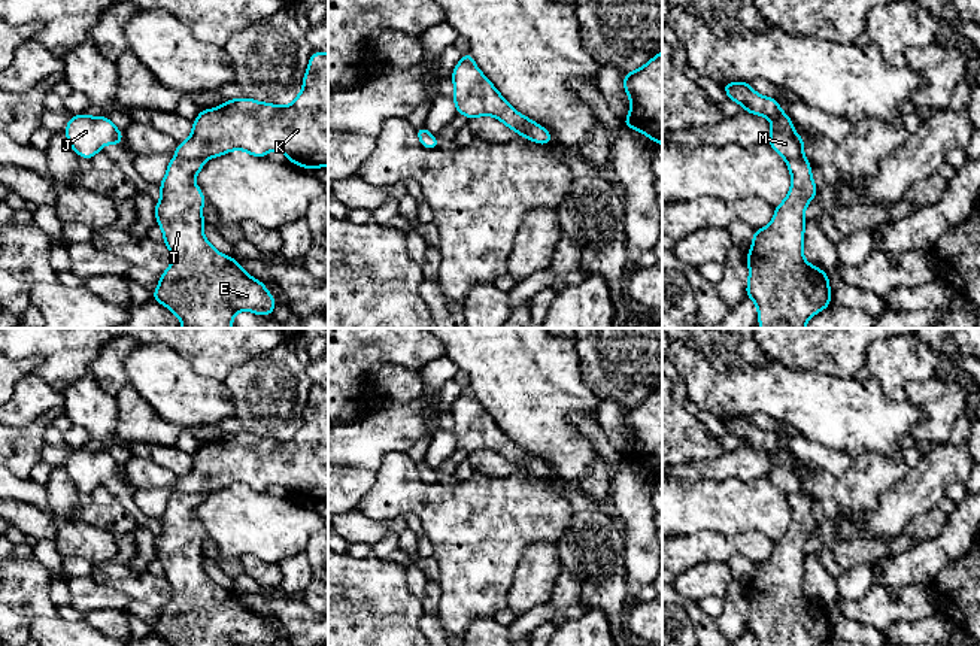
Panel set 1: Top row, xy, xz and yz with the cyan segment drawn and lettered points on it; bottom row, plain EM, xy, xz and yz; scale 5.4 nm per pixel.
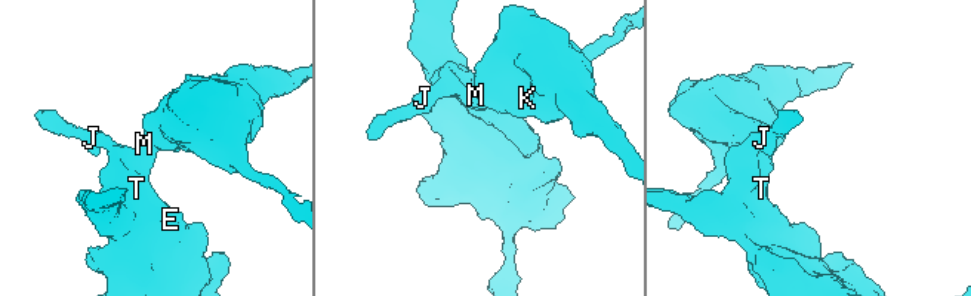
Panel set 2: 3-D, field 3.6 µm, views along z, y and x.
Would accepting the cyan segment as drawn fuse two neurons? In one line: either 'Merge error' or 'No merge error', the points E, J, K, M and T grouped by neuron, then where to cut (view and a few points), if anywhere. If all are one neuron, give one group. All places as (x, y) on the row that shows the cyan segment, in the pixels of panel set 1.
Merge error. Groups: E J T / K M. Split along xy (178, 154), (187, 158), (203, 160)

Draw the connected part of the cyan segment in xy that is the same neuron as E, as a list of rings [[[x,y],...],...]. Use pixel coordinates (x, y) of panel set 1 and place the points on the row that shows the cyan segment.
[[[175,155],[160,184],[161,200],[155,203],[155,216],[164,234],[163,243],[170,249],[172,266],[160,275],[151,298],[172,310],[182,321],[182,328],[231,328],[234,313],[240,310],[271,316],[277,301],[264,283],[249,276],[239,261],[218,252],[203,234],[206,198],[194,184],[203,166],[204,160]]]

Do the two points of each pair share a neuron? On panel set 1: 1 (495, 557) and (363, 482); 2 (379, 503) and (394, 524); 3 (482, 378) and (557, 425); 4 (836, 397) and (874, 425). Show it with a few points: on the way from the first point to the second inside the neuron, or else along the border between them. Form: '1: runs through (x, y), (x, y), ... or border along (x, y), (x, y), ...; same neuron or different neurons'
1: border along (375, 473), (375, 482), (355, 509); different neurons
2: border along (357, 509), (376, 519), (403, 516); different neurons
3: runs through (500, 378), (506, 378), (539, 411); same neuron
4: runs through (845, 406), (855, 416), (865, 421); same neuron

